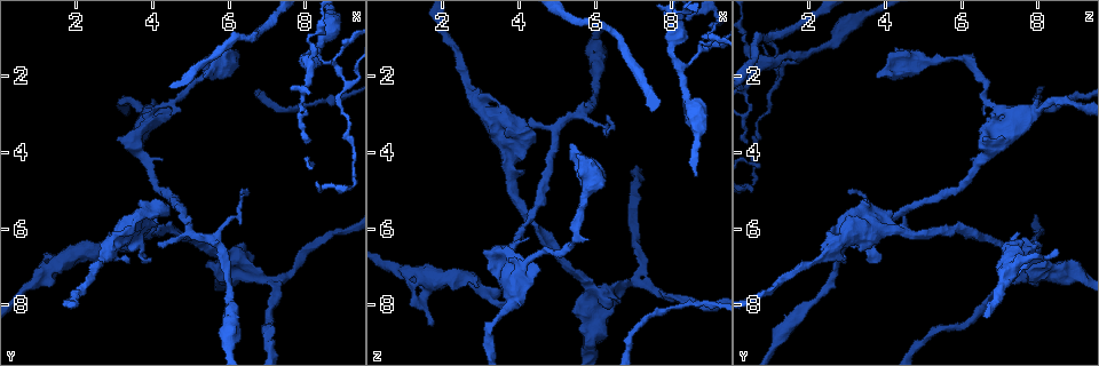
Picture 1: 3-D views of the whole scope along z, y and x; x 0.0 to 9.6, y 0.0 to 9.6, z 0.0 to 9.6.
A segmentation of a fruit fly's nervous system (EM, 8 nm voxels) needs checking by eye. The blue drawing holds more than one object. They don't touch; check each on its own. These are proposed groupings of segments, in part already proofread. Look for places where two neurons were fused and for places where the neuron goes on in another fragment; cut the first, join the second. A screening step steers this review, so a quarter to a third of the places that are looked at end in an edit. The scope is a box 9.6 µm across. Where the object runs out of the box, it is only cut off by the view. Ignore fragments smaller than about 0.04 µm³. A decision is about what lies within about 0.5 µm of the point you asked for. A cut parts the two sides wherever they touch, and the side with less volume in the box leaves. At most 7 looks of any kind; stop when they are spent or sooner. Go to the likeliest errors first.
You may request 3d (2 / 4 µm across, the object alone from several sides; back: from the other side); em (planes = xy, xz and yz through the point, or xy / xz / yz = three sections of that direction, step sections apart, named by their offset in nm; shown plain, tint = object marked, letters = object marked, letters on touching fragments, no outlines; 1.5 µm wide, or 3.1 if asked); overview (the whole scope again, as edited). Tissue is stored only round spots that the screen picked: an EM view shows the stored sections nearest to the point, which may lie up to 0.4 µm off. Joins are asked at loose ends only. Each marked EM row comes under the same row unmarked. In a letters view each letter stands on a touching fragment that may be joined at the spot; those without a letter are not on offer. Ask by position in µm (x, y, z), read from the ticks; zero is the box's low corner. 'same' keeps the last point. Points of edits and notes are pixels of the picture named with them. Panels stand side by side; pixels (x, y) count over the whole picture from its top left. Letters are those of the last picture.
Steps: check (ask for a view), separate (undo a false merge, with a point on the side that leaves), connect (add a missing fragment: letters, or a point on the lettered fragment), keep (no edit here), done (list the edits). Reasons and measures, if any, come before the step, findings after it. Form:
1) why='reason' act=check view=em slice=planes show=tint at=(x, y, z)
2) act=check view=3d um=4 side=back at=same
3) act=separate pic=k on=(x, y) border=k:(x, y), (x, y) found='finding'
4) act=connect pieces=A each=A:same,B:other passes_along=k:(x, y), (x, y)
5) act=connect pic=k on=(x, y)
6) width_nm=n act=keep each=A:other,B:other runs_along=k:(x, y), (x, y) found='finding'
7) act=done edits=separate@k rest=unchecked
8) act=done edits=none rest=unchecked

why='an open end' act=check view=3d um=2 at=(2.95, 6.15, 7.50)

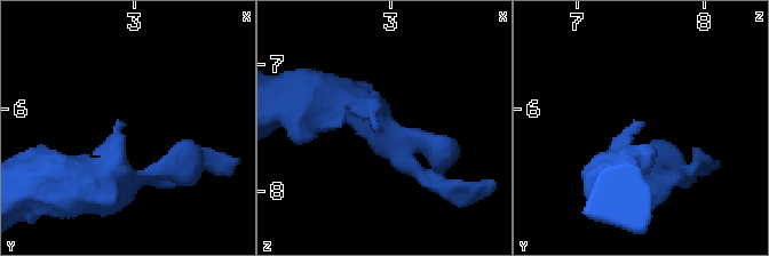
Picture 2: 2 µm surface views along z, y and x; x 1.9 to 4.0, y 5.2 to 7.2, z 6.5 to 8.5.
act=check view=em slice=yz step=8 show=tint at=(2.96, 6.12, 7.50)

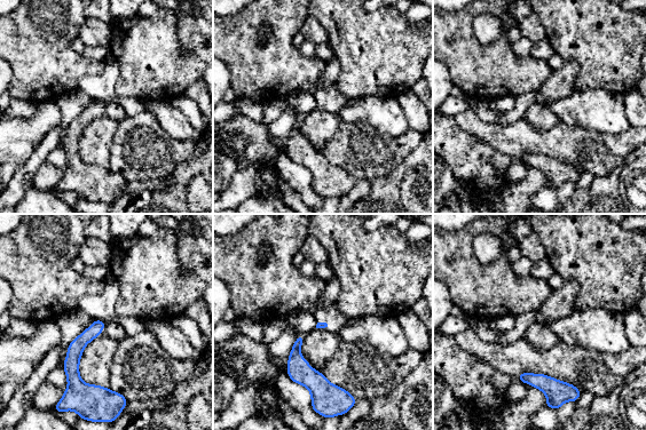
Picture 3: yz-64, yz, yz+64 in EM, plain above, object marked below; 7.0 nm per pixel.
why='another direction' act=check view=em slice=planes show=letters at=same

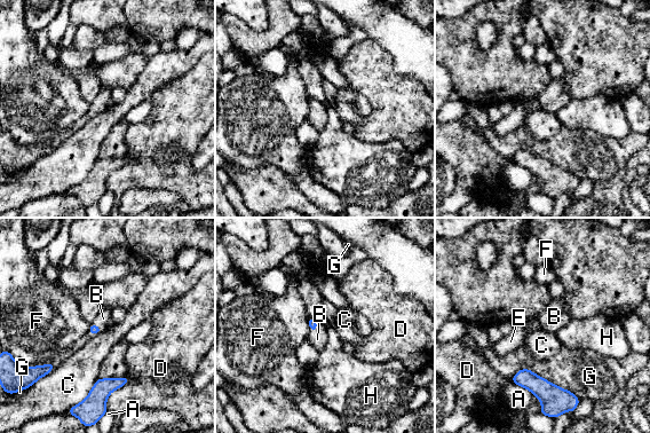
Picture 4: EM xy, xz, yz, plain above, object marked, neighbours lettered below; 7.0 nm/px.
longest_contact=G:500nm act=connect pieces=B each=A:other,B:same,C:other,D:other,E:other,F:other,G:other,H:other passes_along=4:(94, 329), (96, 325), (103, 319) found='the neuron continues'

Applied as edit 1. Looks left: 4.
why='see it whole again' act=check view=overview

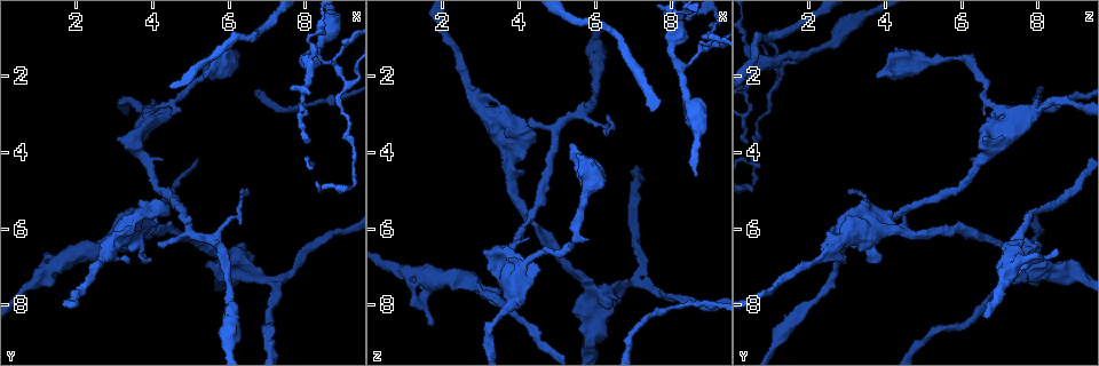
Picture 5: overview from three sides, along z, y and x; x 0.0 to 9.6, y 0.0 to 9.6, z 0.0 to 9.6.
why='three arms meet' act=check view=em slice=planes show=letters at=(7.20, 7.40, 7.45)

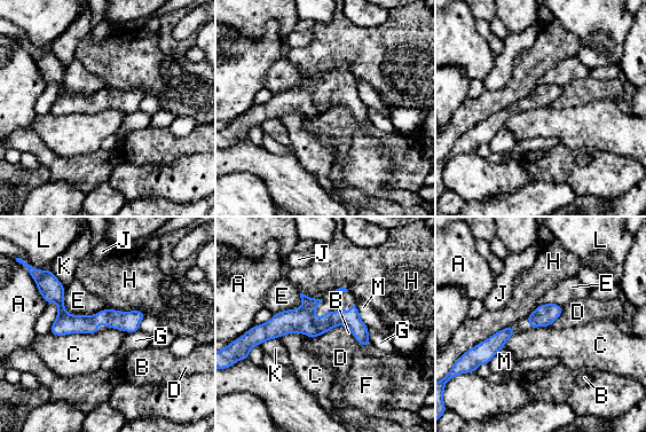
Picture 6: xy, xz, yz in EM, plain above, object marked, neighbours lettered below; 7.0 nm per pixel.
act=keep each=A:other,B:other,C:other,D:other,E:other,F:other,G:other,H:other,J:other,K:other,L:other,M:other border=6:(99, 330), (64, 335), (49, 332) found='all the same neuron'

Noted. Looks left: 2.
act=check view=3d um=4 at=(1.25, 6.65, 8.05)

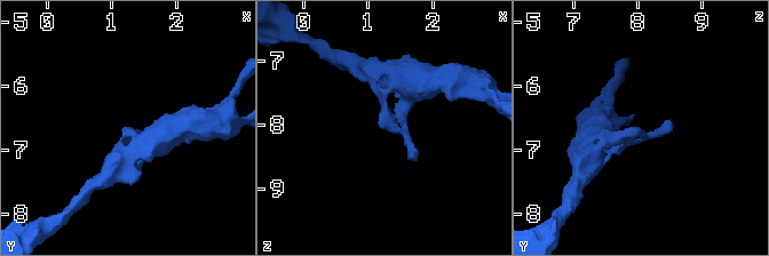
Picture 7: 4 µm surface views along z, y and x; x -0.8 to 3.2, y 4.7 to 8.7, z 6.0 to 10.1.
why='now the EM' act=check view=em slice=planes show=letters at=(1.25, 6.65, 8.05)

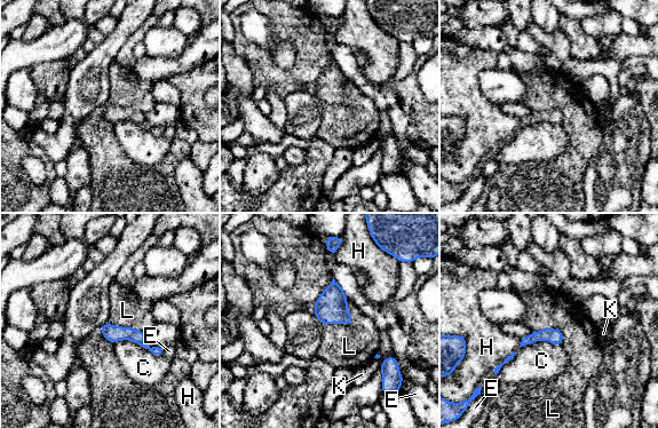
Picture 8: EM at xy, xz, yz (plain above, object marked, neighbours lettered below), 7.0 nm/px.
act=keep each=C:other,E:other,H:other,K:other,L:other runs_along=8:(104, 329), (131, 333), (159, 351) found='no lettered fragment goes on from it'

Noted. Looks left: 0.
act=done edits=connect@4 rest=unchecked

